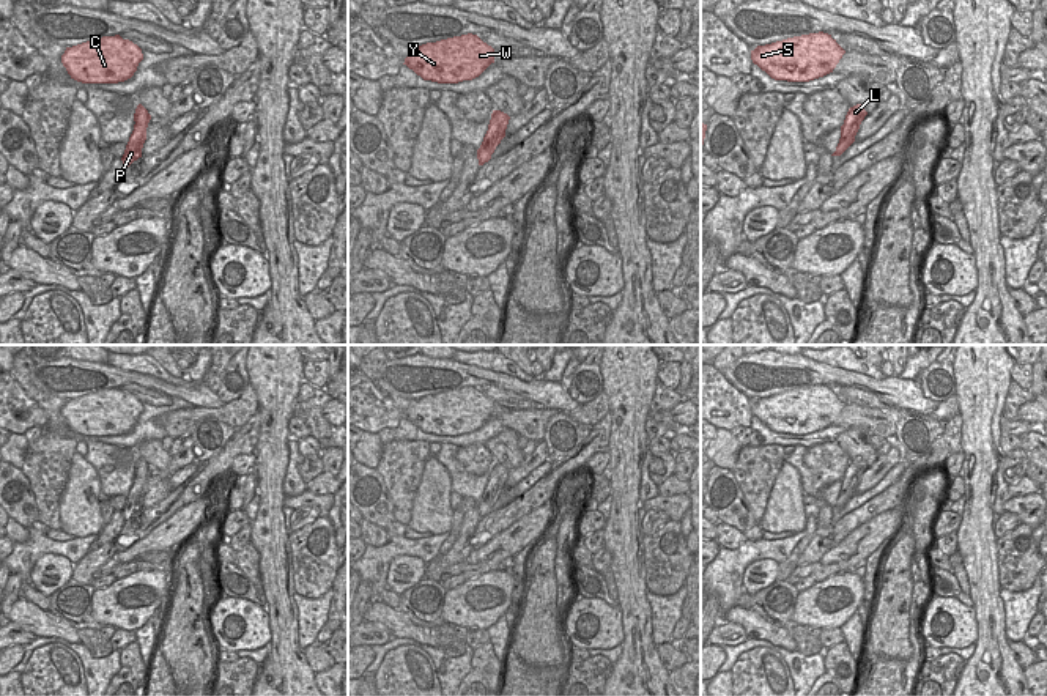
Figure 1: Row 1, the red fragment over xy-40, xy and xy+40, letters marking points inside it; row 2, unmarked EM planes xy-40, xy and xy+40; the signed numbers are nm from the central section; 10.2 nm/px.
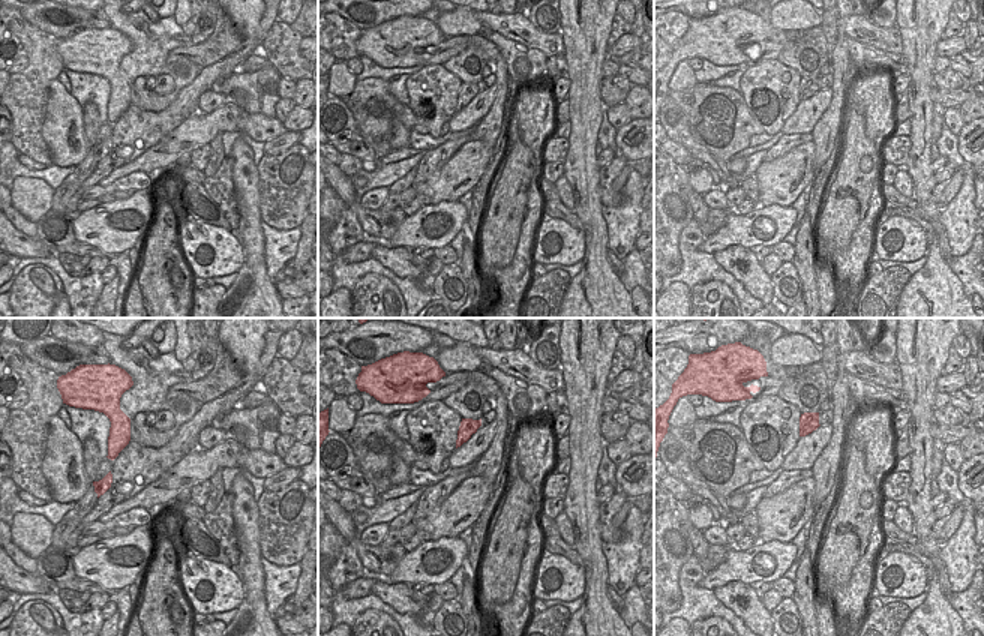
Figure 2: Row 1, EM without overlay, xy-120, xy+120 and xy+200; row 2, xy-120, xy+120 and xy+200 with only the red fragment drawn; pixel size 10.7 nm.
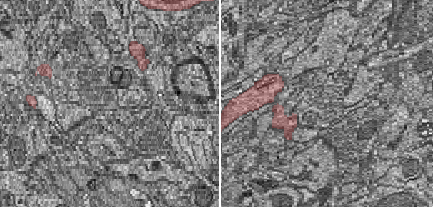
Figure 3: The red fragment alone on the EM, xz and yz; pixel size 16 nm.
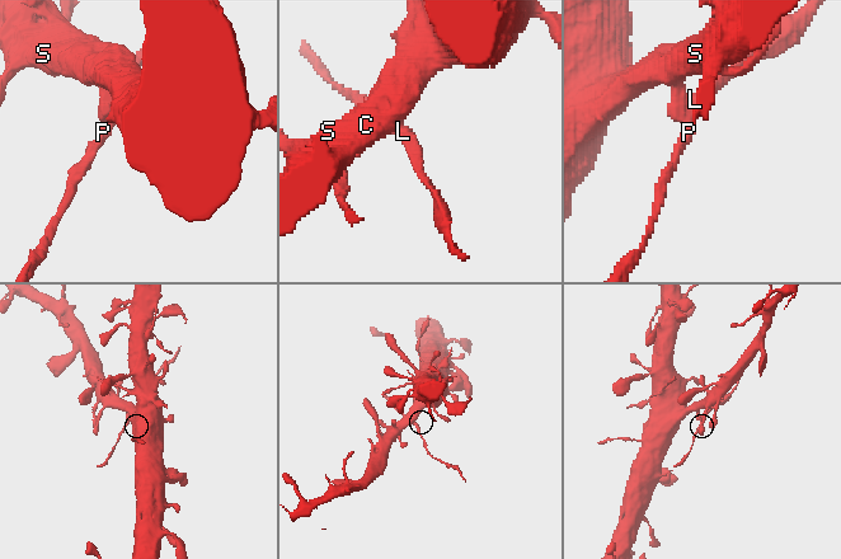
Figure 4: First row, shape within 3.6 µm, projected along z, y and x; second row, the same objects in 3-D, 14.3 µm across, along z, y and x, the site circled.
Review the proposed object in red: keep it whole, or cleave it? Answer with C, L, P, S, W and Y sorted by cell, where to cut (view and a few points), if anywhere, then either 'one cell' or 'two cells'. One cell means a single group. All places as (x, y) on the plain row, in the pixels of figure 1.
C S W Y / L P | xy-40 (136, 476), (147, 477) | two cells

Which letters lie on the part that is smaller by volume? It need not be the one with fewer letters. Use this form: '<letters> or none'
L, P

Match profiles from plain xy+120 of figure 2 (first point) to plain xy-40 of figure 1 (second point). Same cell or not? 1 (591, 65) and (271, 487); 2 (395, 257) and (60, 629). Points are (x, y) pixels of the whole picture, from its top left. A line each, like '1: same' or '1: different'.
1: same
2: same

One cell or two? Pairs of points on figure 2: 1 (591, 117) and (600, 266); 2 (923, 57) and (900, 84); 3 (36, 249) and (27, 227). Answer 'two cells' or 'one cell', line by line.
1: one cell
2: two cells
3: two cells

